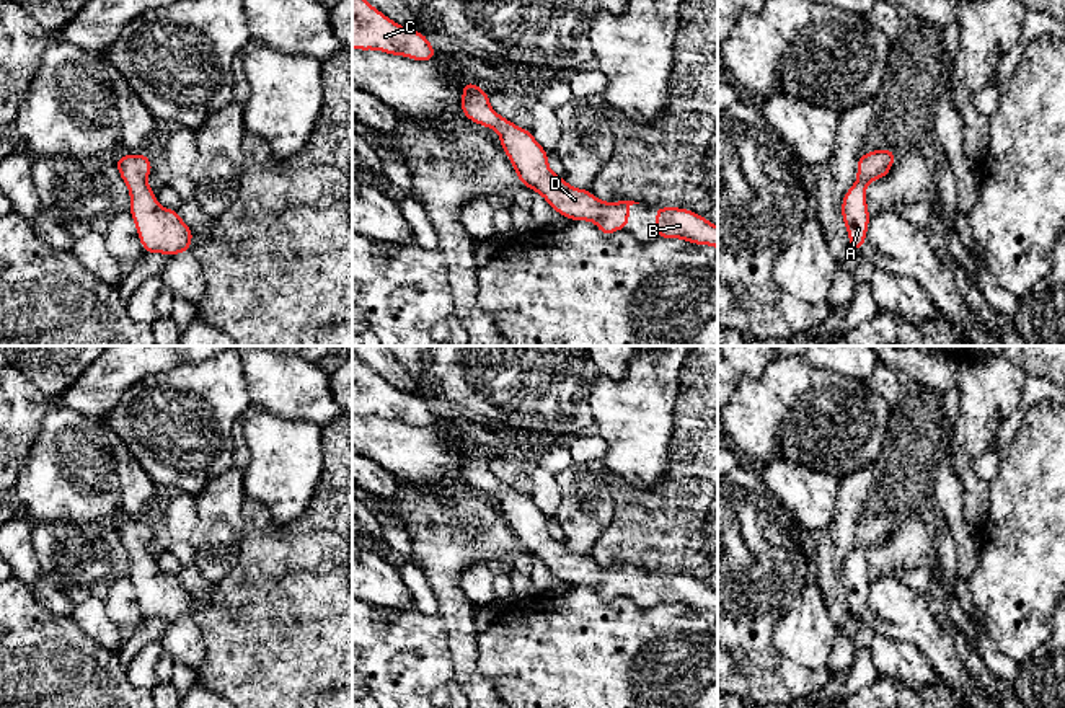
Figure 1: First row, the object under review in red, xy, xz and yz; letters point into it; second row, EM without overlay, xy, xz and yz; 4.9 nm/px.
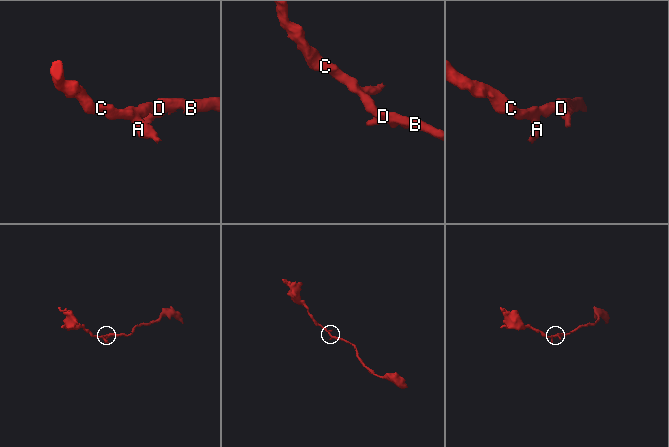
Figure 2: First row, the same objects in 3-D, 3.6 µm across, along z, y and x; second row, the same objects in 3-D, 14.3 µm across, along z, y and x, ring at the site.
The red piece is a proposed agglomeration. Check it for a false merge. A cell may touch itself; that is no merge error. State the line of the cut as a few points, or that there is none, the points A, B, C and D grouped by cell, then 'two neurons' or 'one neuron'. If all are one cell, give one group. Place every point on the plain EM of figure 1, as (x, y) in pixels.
no cut; A B C D; one neuron

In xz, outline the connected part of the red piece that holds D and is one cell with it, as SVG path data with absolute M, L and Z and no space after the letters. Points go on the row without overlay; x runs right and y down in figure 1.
M463 447L462 454L462 480L499 499L501 512L517 537L520 550L541 560L555 577L568 582L571 587L595 587L602 600L612 600L628 592L628 573L639 568L603 568L589 555L569 551L563 542L550 535L548 517L537 507L528 494L522 494L499 481L489 470L489 460L476 449Z

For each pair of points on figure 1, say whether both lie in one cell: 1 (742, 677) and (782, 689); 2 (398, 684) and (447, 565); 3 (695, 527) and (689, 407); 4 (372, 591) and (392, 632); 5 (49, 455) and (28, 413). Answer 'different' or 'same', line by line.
1: same
2: different
3: same
4: different
5: different

